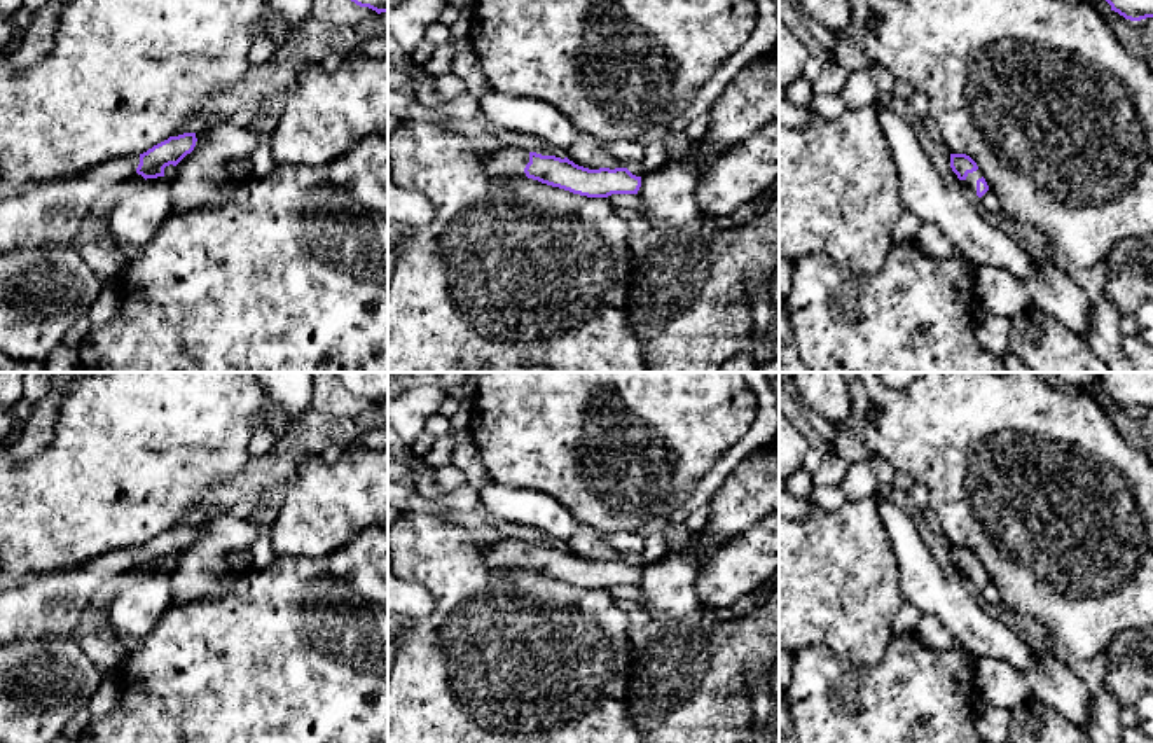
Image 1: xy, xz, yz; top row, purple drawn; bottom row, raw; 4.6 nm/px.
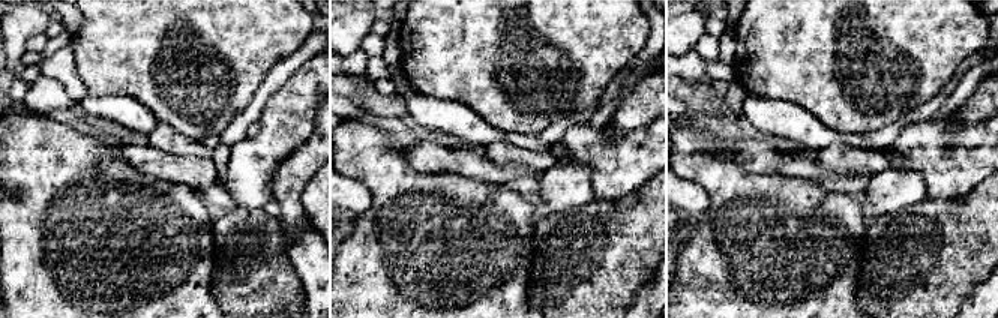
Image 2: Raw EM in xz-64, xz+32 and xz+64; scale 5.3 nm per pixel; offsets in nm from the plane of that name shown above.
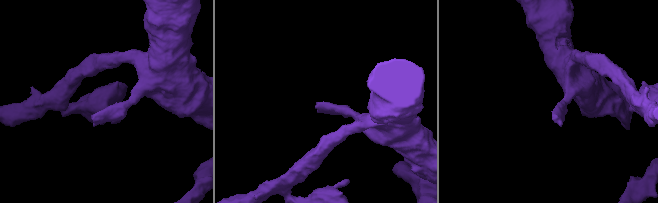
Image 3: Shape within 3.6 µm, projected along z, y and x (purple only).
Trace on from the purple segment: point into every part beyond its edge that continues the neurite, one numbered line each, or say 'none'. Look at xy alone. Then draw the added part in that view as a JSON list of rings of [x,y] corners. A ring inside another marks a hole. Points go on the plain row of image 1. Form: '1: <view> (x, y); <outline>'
1: xy (49, 605); [[[140,545],[108,551],[72,570],[40,573],[0,593],[0,645],[30,638],[70,638],[84,608],[108,580],[136,568]]]

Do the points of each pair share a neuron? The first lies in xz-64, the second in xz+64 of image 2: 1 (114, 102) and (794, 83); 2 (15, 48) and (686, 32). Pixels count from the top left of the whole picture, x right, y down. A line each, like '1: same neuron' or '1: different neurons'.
1: different neurons
2: same neuron

